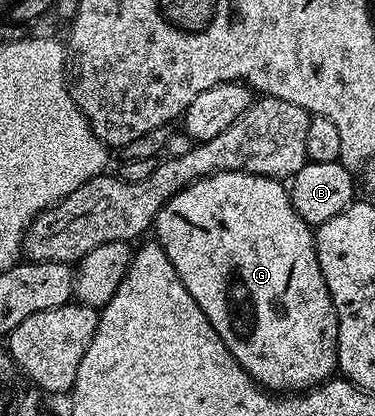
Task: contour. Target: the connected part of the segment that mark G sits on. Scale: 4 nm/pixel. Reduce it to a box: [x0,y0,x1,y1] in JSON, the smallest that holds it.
[153,171,339,393]

